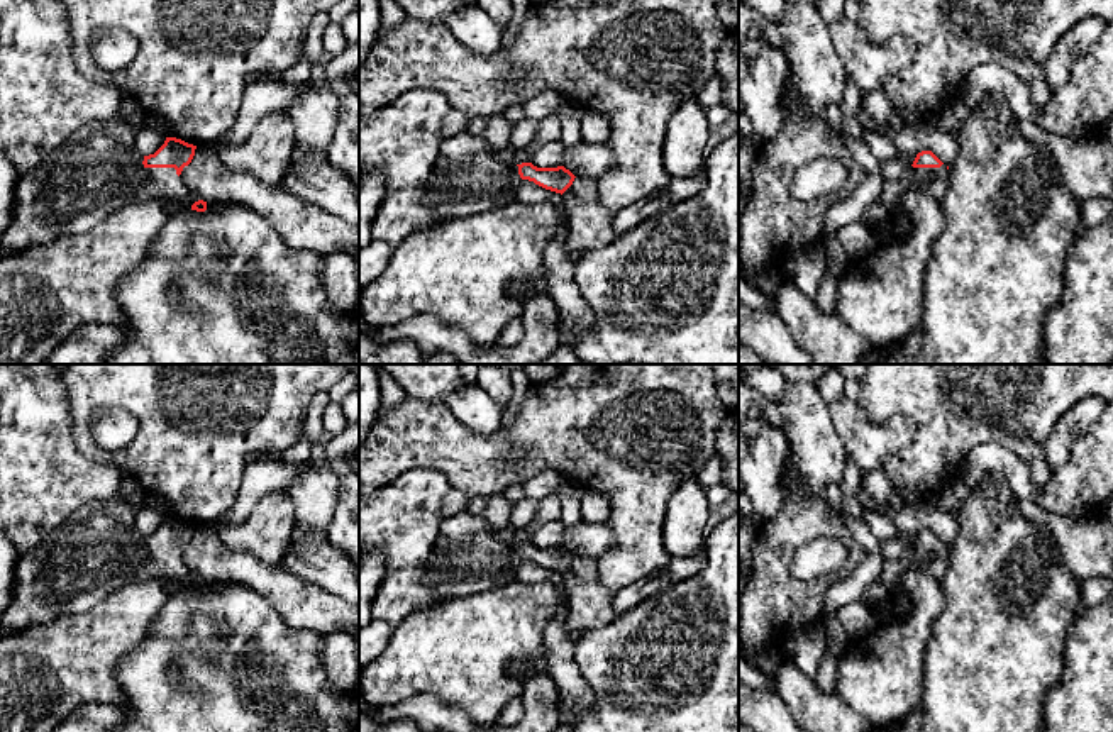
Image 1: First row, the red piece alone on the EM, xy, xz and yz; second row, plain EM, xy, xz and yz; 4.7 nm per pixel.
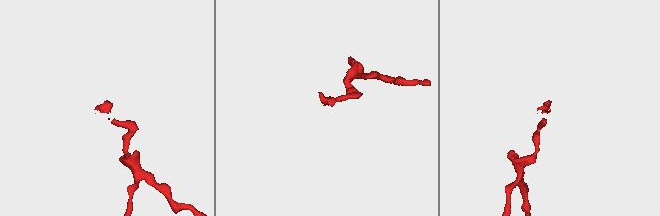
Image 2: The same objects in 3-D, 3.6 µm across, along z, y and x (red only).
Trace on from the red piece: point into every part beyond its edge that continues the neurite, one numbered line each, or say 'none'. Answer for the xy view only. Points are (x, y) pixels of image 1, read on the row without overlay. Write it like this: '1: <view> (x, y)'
1: xy (99, 549)

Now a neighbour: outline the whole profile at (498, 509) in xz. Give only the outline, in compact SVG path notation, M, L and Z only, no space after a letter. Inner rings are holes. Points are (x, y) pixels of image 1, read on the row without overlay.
M500 493L488 500L485 517L498 529L510 529L513 505Z

